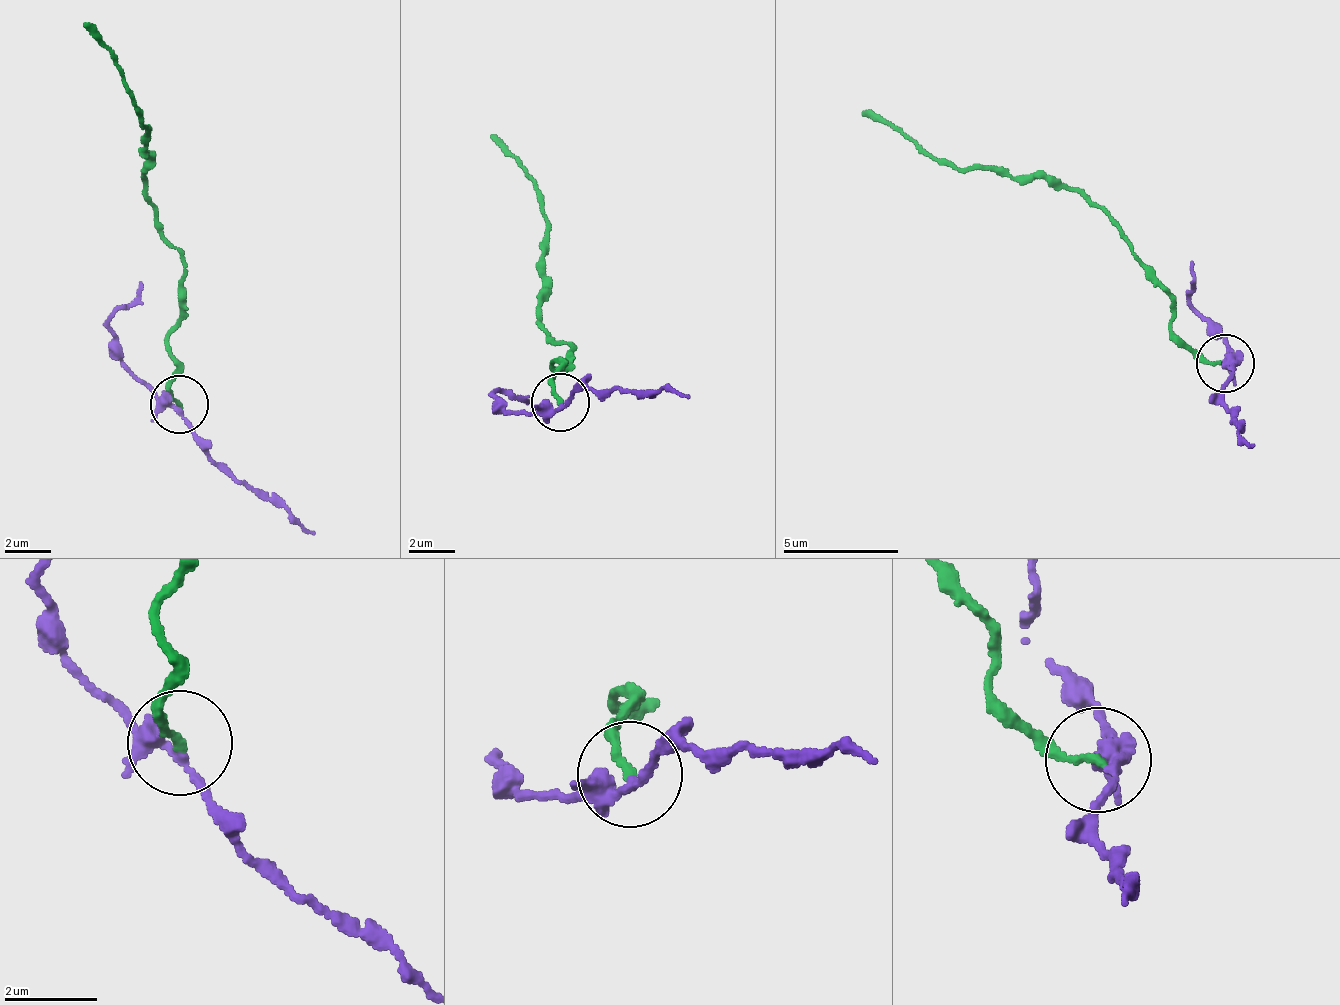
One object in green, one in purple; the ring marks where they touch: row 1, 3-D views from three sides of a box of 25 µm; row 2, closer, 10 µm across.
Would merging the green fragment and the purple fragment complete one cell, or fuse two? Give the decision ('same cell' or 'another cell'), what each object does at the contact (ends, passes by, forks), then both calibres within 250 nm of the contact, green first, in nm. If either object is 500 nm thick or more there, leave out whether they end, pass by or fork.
another cell | green ends | purple forks | 180/190 nm

